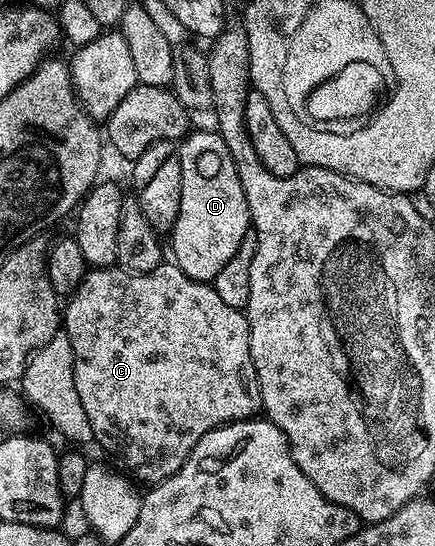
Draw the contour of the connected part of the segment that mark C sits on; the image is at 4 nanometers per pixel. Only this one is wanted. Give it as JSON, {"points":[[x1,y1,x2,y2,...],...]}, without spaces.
{"points":[[162,264,146,274,131,274,120,268,93,268,66,302,69,303,63,306,63,333,71,340,75,392,79,392,83,412,87,412,87,420,91,420,93,442,101,445,107,453,114,454,134,474,129,473,138,483,156,484,167,480,179,472,179,468,183,468,195,444,199,444,207,432,228,426,230,422,256,419,262,413,261,389,249,347,249,321,242,311,231,308,231,304,222,300,210,283,188,278,176,264]]}

